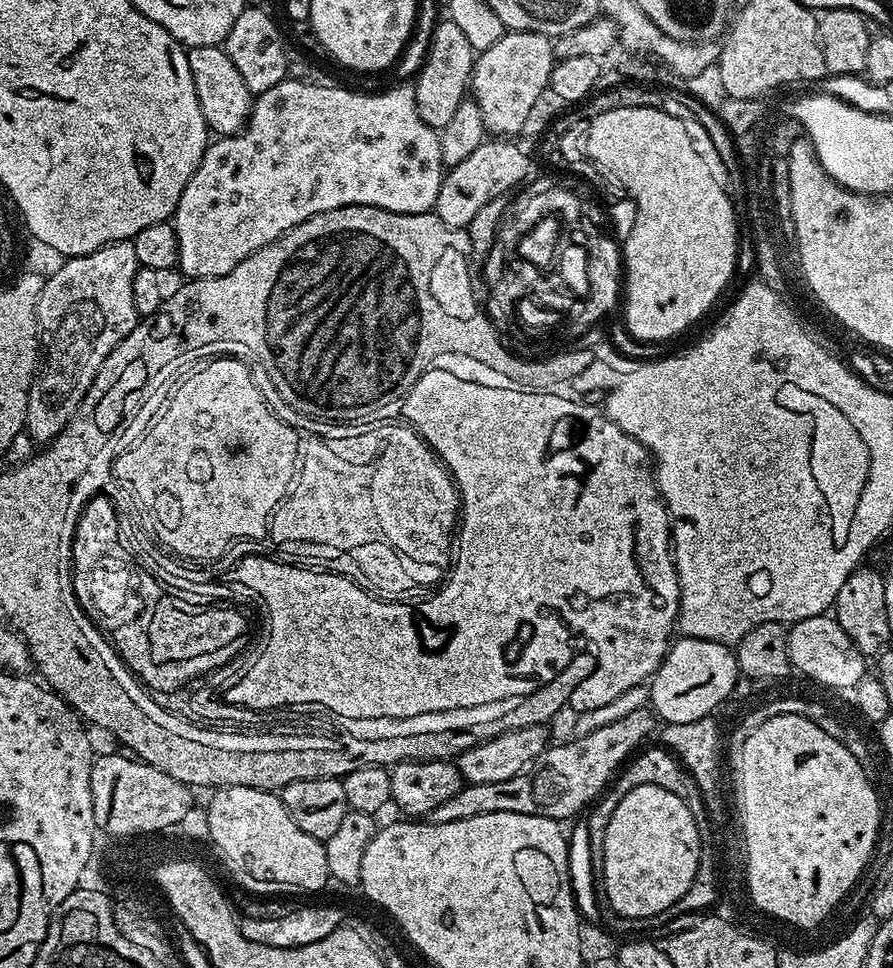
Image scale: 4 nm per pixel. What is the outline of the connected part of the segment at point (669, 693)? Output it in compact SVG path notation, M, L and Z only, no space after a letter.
M681 635L679 639L664 655L663 665L656 669L656 685L650 688L651 711L664 724L694 722L697 716L712 716L715 708L735 690L738 677L736 653L729 645L710 642L703 636Z

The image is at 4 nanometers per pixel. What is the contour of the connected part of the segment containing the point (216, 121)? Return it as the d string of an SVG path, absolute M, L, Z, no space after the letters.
M198 46L188 48L190 74L196 83L198 102L202 106L202 114L206 118L209 129L220 136L235 136L245 127L246 121L252 115L254 94L242 82L242 74L238 74L238 66L230 62L220 46Z

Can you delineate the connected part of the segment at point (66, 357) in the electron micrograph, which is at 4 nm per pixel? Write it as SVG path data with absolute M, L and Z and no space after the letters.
M115 240L112 244L94 250L88 256L74 256L63 261L64 265L45 279L42 294L36 303L36 327L42 349L42 363L32 378L28 391L26 422L28 437L37 445L51 444L70 422L90 386L96 381L102 362L134 330L138 323L134 306L134 274L141 268L132 240Z

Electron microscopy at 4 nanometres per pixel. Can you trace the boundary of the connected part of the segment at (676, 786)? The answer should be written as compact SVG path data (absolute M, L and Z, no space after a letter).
M663 746L655 747L645 747L643 750L637 751L619 769L615 779L609 783L608 787L600 793L595 803L591 805L590 811L587 813L587 816L589 816L586 816L586 823L588 826L588 841L590 842L590 856L596 856L596 860L600 860L600 836L606 838L606 826L610 822L610 814L614 814L618 802L622 802L622 798L626 798L626 794L630 794L630 790L638 790L638 786L649 784L650 786L662 786L662 790L670 790L670 794L678 794L685 798L692 798L692 795L697 795L697 786L684 765L667 748Z

